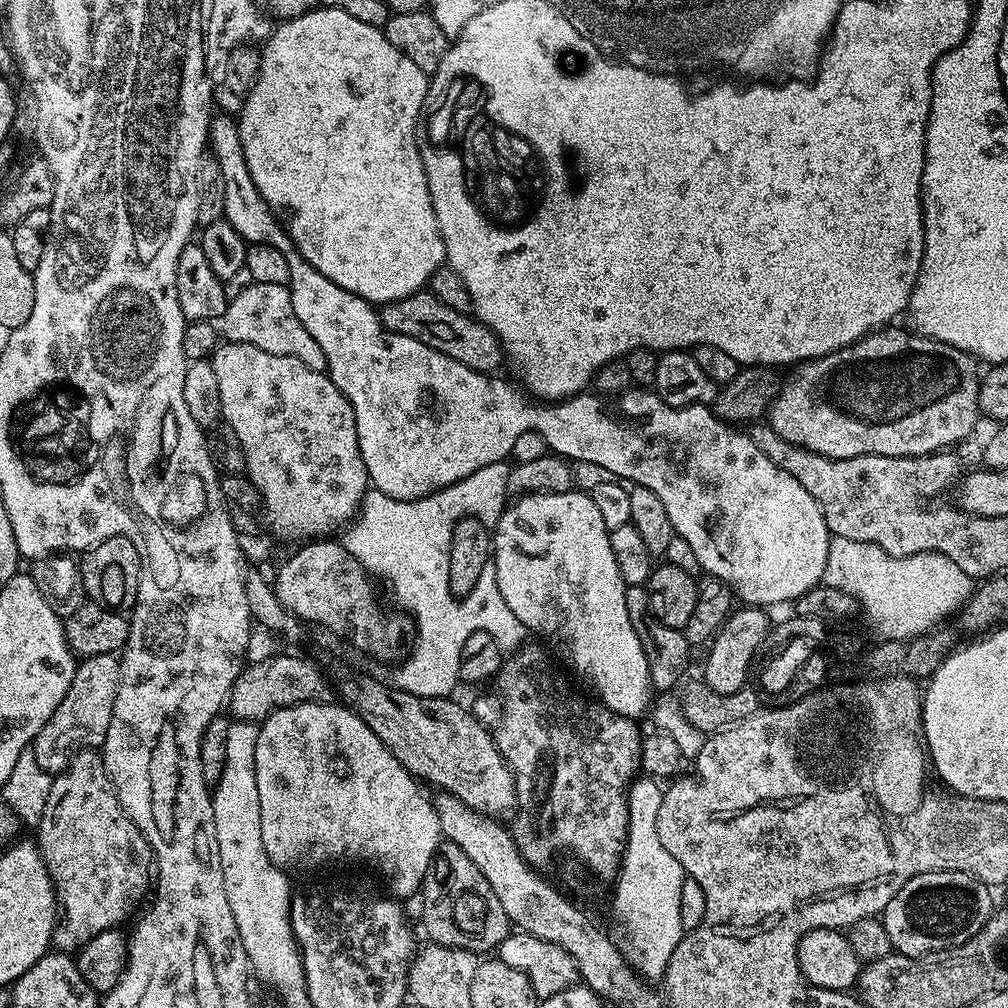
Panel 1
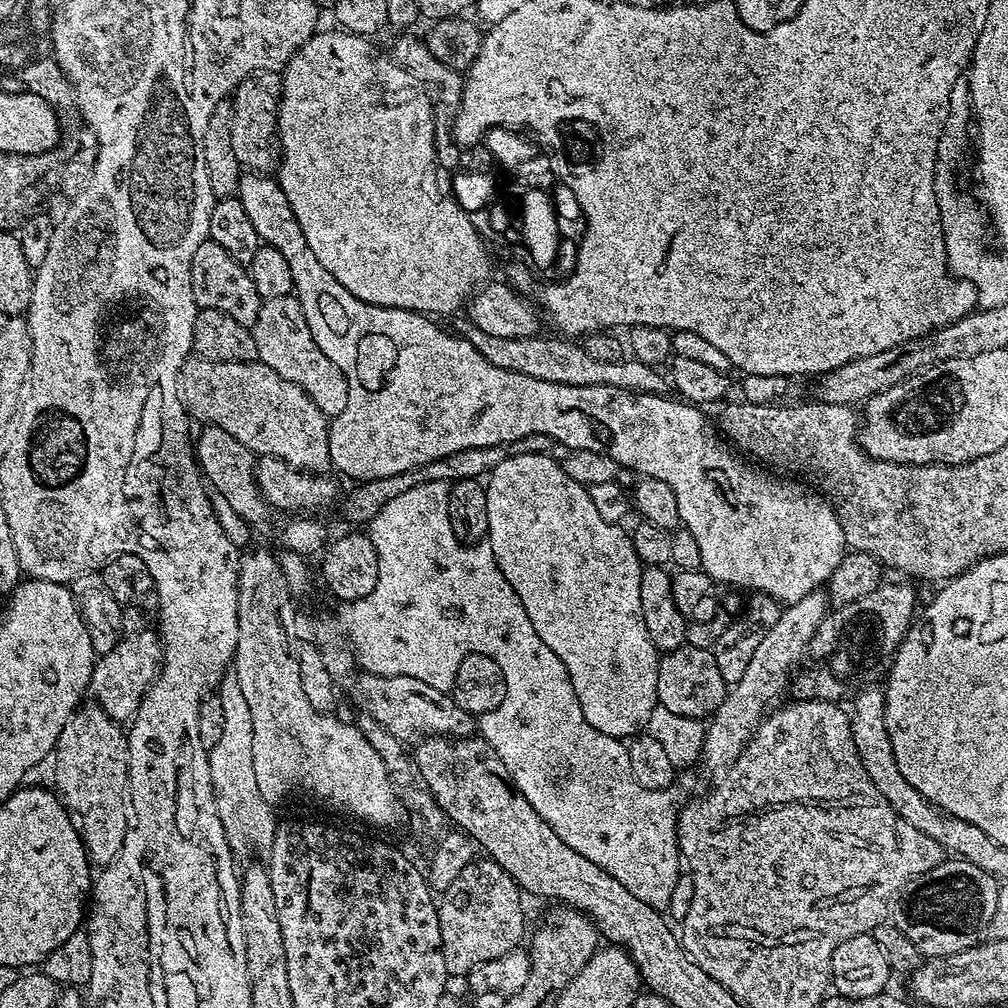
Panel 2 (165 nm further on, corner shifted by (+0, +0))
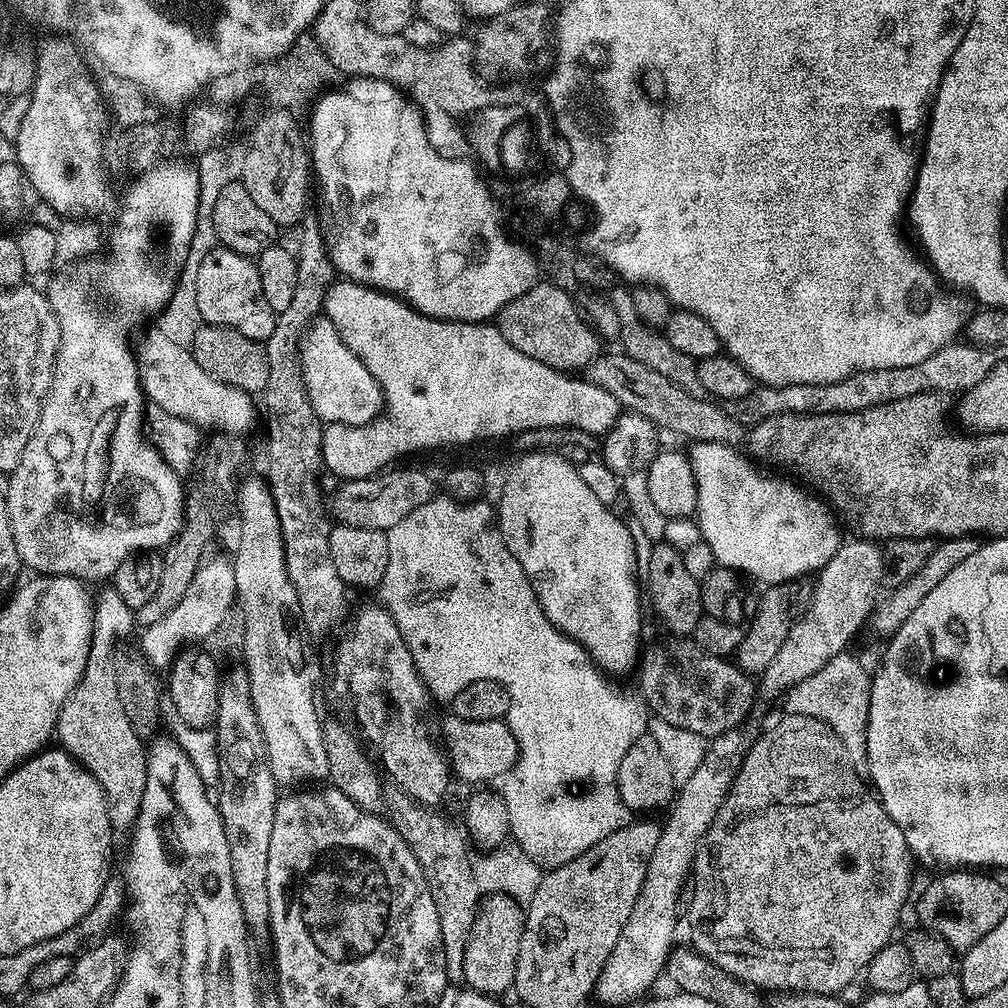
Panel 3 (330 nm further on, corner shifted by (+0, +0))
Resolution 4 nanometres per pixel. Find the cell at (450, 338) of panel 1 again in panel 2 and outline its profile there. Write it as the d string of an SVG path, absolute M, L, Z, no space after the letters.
M461 318L455 331L473 344L484 355L486 362L494 362L494 366L502 366L502 370L510 370L514 374L526 374L526 378L542 378L546 382L558 382L562 386L614 386L631 392L665 391L666 380L659 375L657 369L646 366L642 362L625 358L618 362L601 362L586 354L583 343L572 338L555 338L543 340L543 335L527 336L526 338L498 338L495 334L486 334L478 330L471 320Z

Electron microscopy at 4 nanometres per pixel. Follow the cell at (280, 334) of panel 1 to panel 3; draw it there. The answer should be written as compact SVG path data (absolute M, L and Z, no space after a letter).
M321 314L308 325L300 338L300 373L310 398L314 414L325 425L349 424L362 426L371 424L381 415L384 406L384 393L374 374L348 346L342 342L334 322Z

